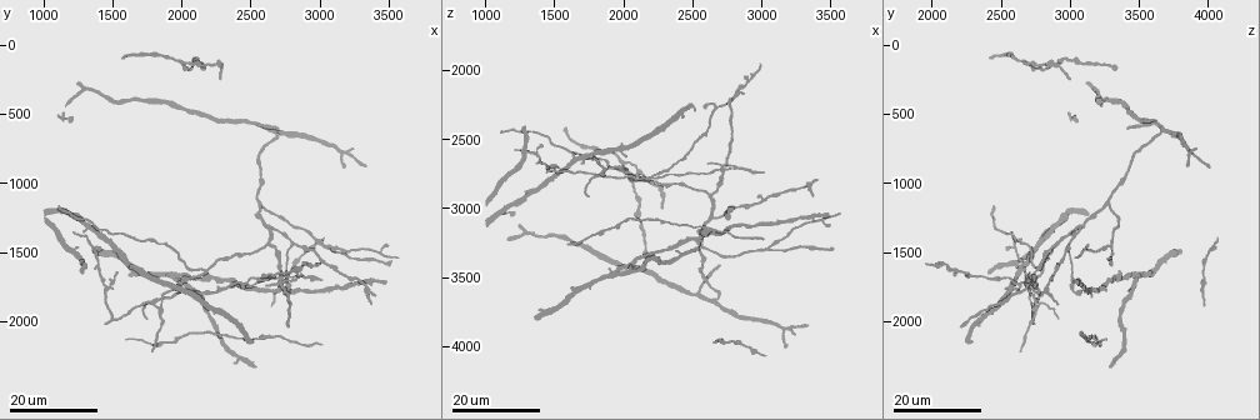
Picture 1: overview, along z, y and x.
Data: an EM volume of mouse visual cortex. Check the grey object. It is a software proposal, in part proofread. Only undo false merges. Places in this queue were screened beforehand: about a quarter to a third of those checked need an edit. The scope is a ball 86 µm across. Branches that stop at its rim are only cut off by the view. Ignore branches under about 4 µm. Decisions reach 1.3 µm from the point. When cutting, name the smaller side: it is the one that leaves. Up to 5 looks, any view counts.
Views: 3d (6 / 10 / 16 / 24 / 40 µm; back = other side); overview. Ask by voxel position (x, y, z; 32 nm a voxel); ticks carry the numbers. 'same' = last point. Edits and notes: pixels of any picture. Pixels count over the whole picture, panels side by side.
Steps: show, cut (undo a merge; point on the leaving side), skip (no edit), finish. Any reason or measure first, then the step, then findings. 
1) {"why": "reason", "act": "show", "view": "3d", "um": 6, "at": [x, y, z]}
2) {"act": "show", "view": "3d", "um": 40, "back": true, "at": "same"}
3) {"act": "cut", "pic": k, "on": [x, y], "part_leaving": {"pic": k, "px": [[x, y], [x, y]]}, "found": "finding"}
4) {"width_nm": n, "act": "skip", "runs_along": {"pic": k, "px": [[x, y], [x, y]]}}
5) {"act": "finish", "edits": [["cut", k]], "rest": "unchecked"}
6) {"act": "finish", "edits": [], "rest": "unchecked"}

{"act": "show", "view": "3d", "um": 24, "at": [1960, 1760, 2580]}

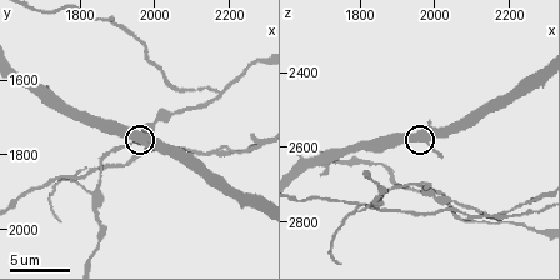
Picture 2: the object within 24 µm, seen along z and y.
{"act": "show", "view": "3d", "um": 10, "at": [1960, 1750, 2560]}

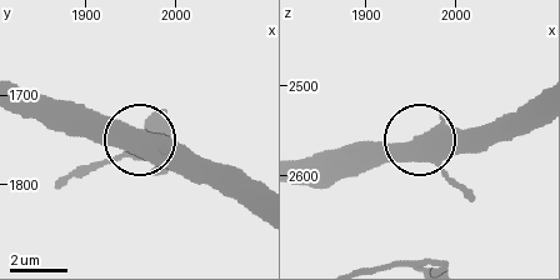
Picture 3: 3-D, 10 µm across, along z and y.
{"act": "show", "view": "3d", "um": 6, "at": [1960, 1750, 2565]}

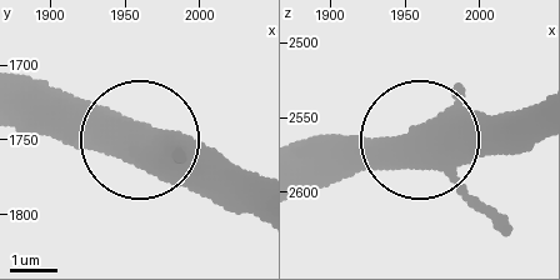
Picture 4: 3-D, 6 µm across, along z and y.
{"act": "skip", "found": "one neuron here"}

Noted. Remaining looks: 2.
{"act": "show", "view": "3d", "um": 10, "at": [1830, 1900, 2750]}

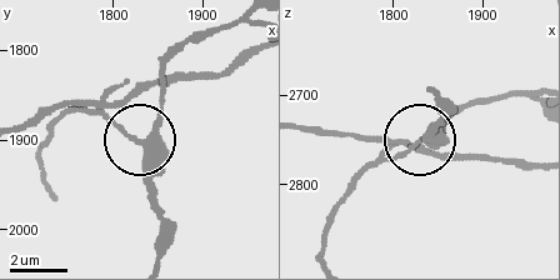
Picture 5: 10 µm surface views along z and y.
{"why": "zoom in", "act": "show", "view": "3d", "um": 6, "at": [1825, 1900, 2750]}

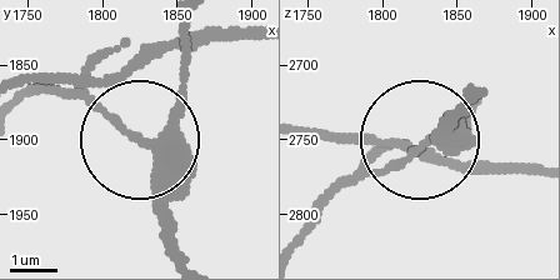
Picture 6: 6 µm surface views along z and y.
{"side_arm_um": 12, "act": "cut", "pic": 6, "on": [118, 115], "found": "two neurons meet here"}

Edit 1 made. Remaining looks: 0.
{"act": "finish", "edits": [["cut", 6]], "rest": "unchecked"}

